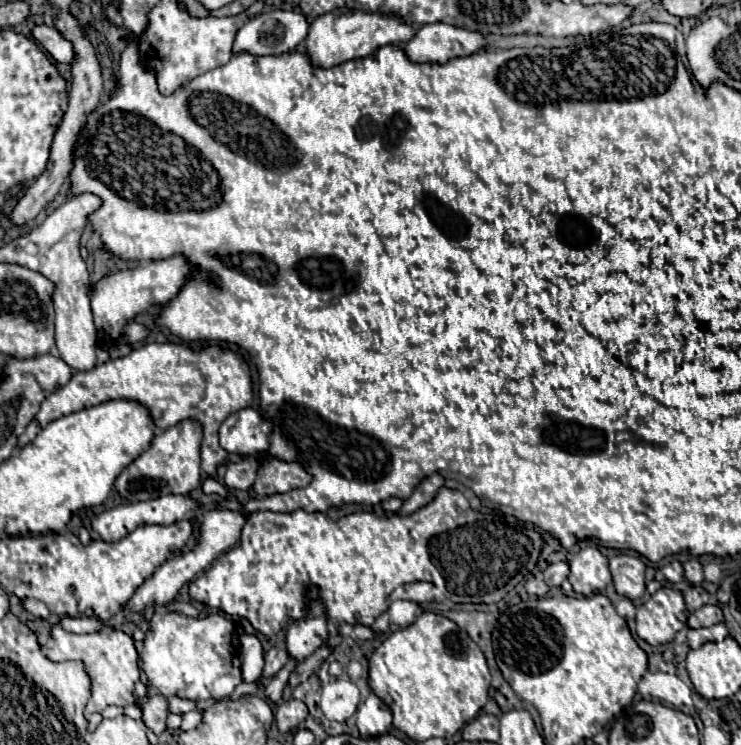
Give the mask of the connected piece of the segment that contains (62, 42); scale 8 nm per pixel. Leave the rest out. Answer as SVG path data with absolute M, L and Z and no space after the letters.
M36 25L32 33L58 63L68 63L68 65L74 63L76 59L74 45L58 29L48 27L48 25Z

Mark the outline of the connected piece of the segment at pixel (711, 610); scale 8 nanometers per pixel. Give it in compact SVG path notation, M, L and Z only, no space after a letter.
M704 605L694 615L700 619L702 627L710 627L710 625L716 625L716 623L722 623L724 621L722 609L718 605Z

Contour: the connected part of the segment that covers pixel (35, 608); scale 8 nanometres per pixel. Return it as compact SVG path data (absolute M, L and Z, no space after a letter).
M20 599L20 603L22 603L22 607L24 607L28 613L32 613L32 615L36 615L36 617L42 617L42 619L46 619L46 617L50 615L48 607L46 607L44 603L36 601L36 599Z

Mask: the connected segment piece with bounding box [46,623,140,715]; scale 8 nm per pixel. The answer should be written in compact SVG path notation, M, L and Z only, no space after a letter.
M58 623L50 631L50 639L46 643L46 655L52 661L82 661L86 669L90 671L92 677L92 695L86 705L86 713L102 713L108 705L132 705L136 703L134 695L134 683L140 679L140 665L138 665L138 653L134 647L134 639L126 635L124 631L112 629L104 625L96 633L86 633L86 635L76 635L64 631Z

